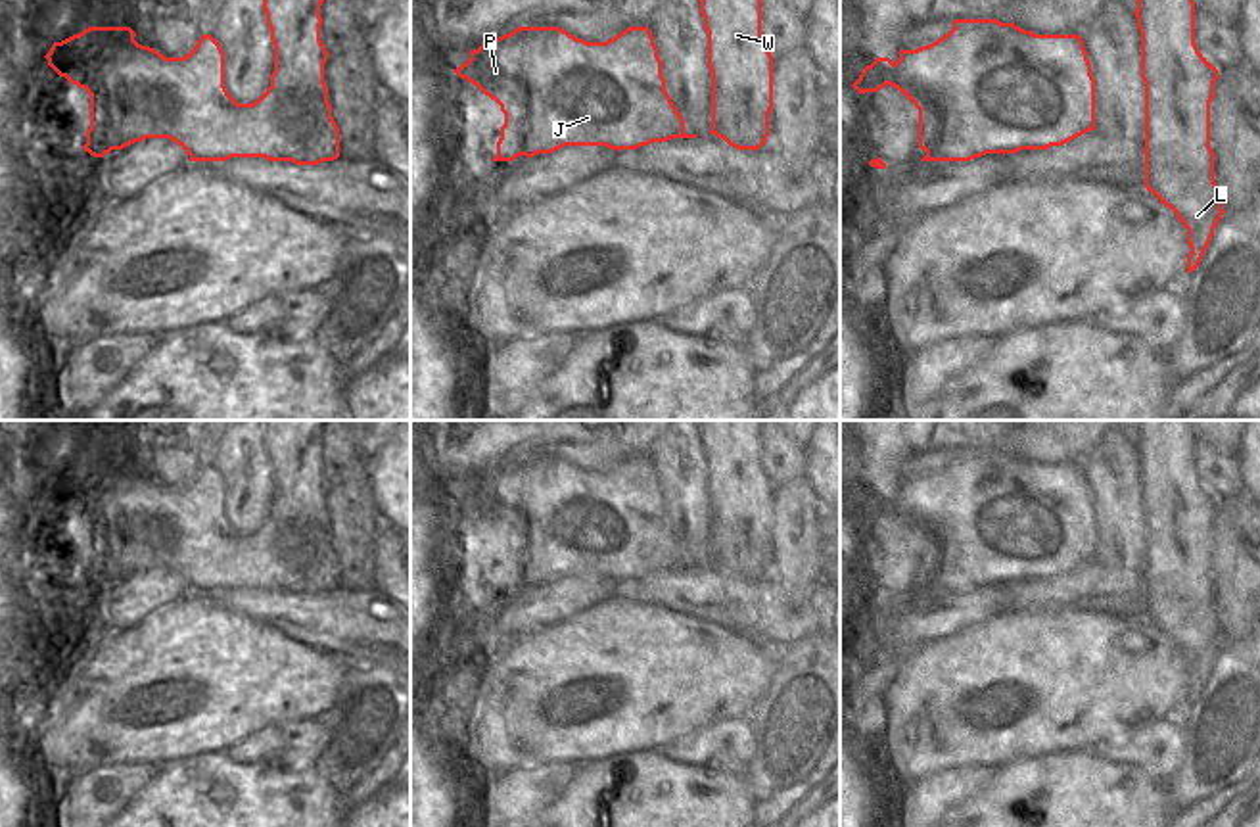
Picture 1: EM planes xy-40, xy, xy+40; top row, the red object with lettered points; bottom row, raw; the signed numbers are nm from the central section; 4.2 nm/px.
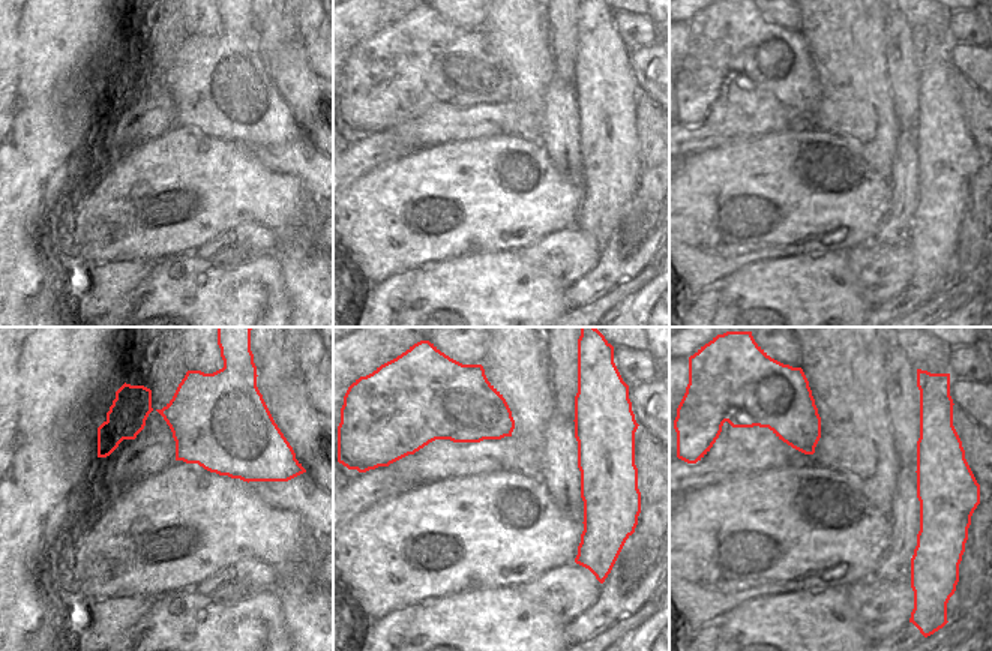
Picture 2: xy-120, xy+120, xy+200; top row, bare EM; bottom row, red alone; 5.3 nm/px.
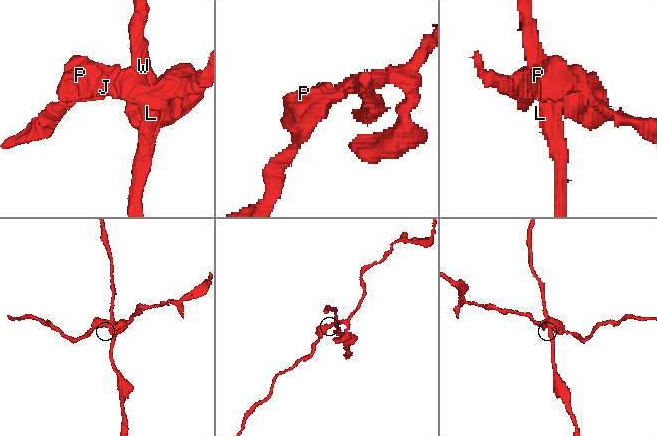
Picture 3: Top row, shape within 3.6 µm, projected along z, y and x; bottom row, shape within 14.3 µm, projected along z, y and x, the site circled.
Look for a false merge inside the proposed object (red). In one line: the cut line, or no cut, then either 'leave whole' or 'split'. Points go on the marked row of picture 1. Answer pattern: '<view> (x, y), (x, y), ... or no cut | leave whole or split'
xy (768, 118), (750, 118), (741, 112), (723, 121), (722, 137) | split

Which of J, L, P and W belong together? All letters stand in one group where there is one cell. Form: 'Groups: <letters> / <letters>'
Groups: J P / L W.

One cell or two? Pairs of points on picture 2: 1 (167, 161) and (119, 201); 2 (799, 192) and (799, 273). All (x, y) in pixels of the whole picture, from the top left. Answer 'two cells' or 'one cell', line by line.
1: one cell
2: two cells

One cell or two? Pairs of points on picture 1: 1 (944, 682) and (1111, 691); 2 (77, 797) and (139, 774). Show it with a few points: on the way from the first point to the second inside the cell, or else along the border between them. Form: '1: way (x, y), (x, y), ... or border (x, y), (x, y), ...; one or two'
1: way (986, 682), (996, 678), (1069, 680); one
2: way (93, 787), (102, 778), (123, 778); one

